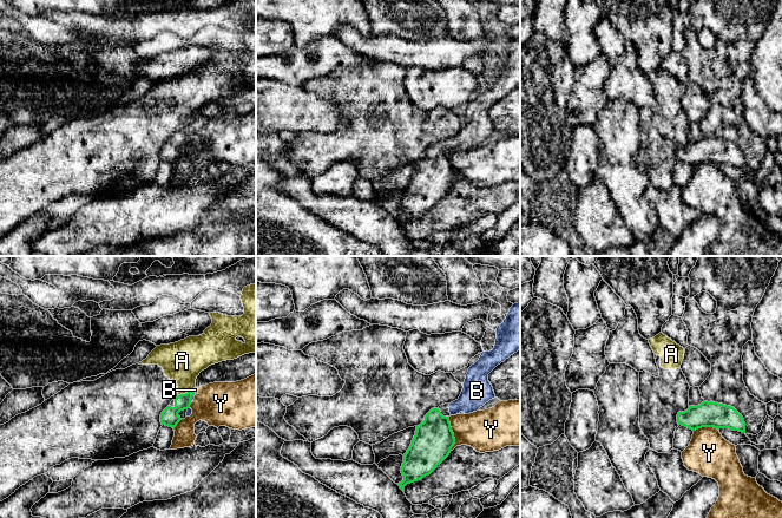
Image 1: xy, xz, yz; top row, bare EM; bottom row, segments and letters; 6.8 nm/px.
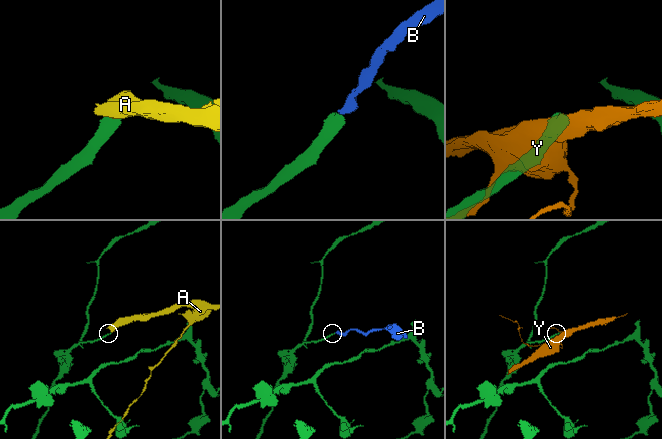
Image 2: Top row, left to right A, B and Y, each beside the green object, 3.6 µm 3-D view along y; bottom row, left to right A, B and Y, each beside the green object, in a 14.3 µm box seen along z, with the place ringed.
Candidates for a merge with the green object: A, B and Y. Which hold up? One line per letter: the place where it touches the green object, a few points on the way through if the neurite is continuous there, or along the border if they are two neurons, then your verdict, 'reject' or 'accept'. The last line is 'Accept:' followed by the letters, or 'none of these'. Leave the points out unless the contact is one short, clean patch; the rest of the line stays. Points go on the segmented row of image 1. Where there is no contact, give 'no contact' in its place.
A: xy (185, 393) | along xy (192, 388), (178, 395) | reject
B: xy (194, 394) | across xy (169, 417), (194, 394), (195, 389) | accept
Y: xz (453, 433) | reject
Accept: B

